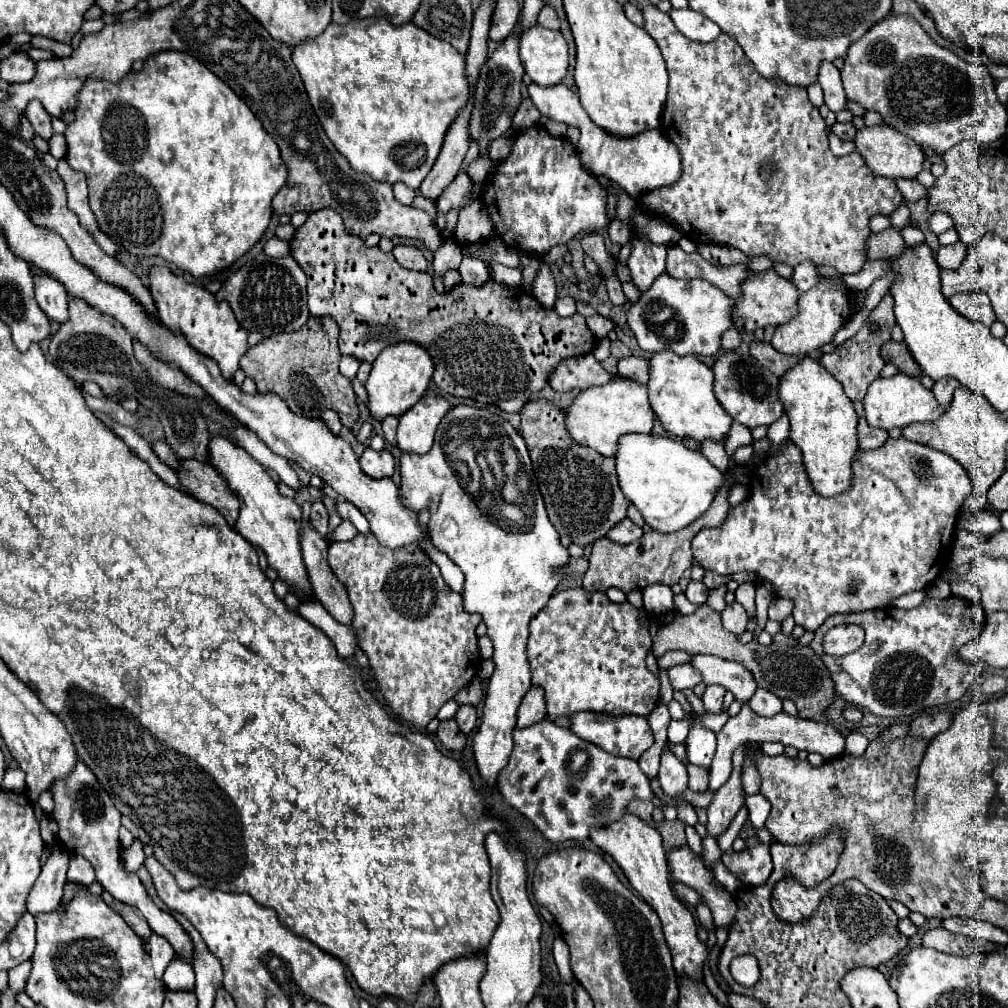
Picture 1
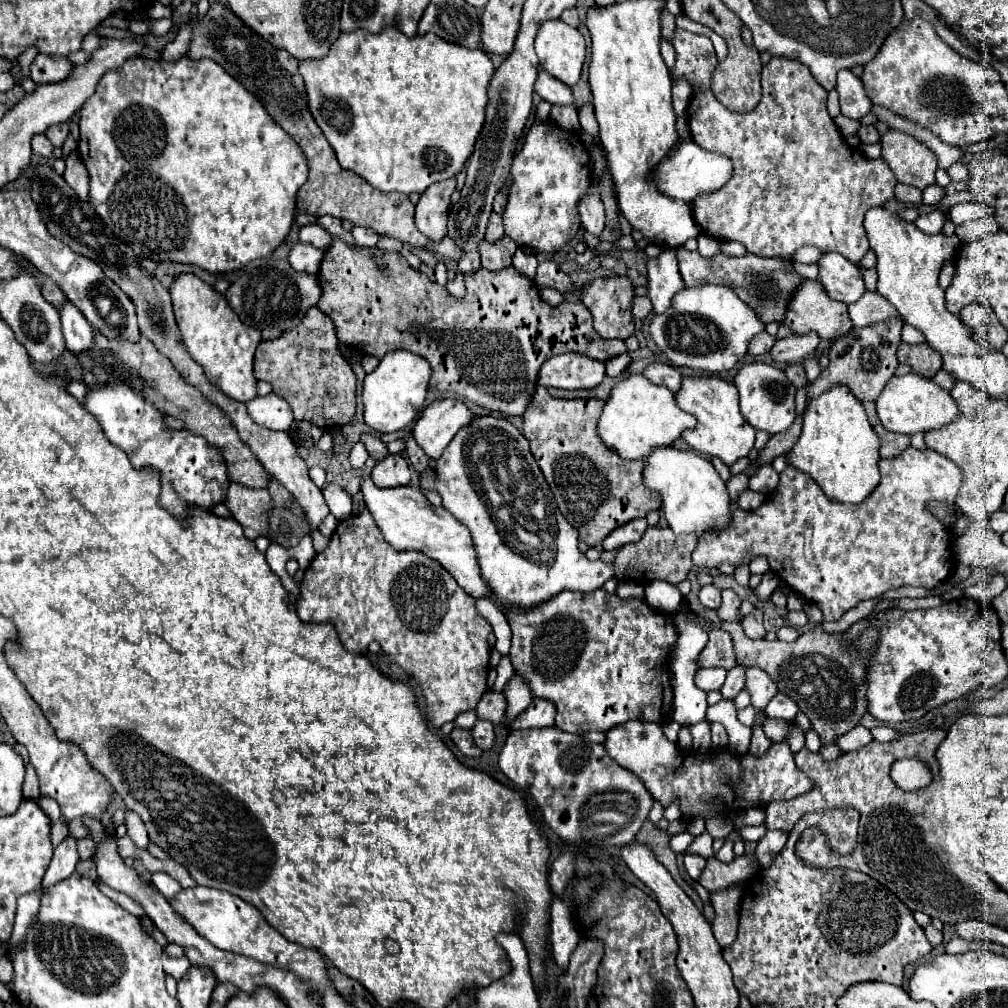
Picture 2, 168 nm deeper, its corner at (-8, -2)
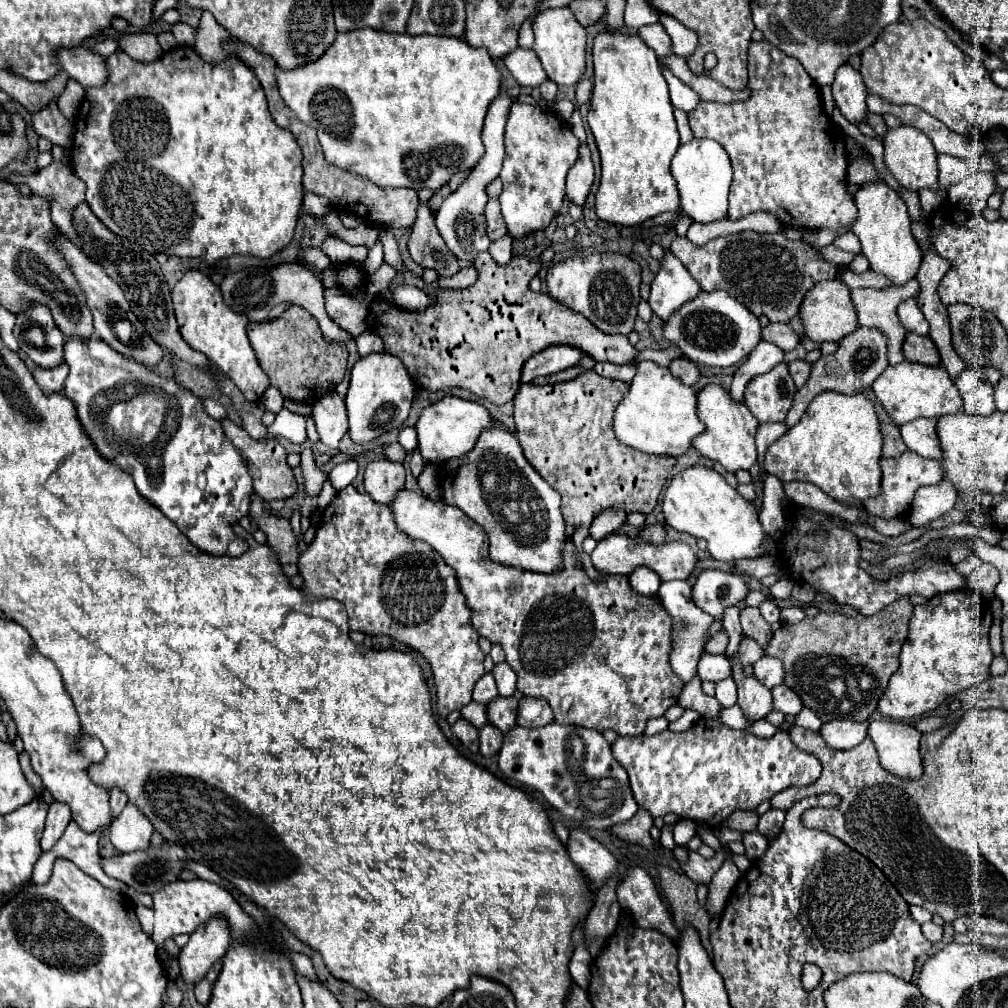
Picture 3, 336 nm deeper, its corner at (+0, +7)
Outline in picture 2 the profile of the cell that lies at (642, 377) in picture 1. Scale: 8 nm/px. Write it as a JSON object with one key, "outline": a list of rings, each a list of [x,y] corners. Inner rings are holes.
{"outline":[[[654,363],[644,371],[644,377],[648,377],[652,383],[662,383],[668,385],[668,389],[672,389],[674,393],[680,391],[682,385],[682,373],[666,363]]]}

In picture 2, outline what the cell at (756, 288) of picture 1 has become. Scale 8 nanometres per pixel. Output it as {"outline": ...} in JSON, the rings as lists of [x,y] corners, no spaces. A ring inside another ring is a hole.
{"outline":[[[806,281],[806,285],[802,285],[796,291],[796,295],[794,295],[794,299],[788,307],[784,323],[798,335],[804,335],[804,333],[812,331],[820,339],[840,339],[840,337],[848,335],[850,329],[854,327],[850,317],[848,317],[848,305],[830,299],[828,293],[824,291],[822,283],[818,283],[818,281]]]}

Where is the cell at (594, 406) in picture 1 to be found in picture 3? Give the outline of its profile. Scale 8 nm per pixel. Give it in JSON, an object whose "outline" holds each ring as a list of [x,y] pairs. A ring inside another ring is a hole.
{"outline":[[[650,360],[640,362],[628,392],[616,406],[612,428],[622,444],[640,452],[678,456],[692,446],[694,436],[704,432],[704,424],[696,416],[696,390],[692,386],[684,386],[668,368]]]}

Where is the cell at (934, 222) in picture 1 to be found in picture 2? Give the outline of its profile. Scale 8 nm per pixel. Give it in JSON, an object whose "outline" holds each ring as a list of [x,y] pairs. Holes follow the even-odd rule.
{"outline":[[[960,203],[948,211],[948,217],[952,217],[952,221],[956,225],[962,225],[968,219],[980,219],[980,217],[992,215],[992,213],[994,213],[992,207],[986,207],[982,203]]]}

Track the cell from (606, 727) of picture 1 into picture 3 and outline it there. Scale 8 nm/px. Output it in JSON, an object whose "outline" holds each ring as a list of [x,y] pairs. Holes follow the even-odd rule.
{"outline":[[[700,718],[700,722],[696,722],[688,732],[680,732],[680,734],[670,732],[670,730],[664,730],[664,732],[654,734],[654,736],[644,736],[644,734],[640,734],[640,736],[618,736],[618,738],[614,740],[614,744],[612,744],[612,754],[614,754],[614,758],[624,766],[624,770],[628,772],[630,784],[632,784],[632,792],[634,792],[634,798],[636,798],[636,802],[638,802],[640,808],[646,808],[654,818],[656,818],[656,816],[664,816],[664,814],[668,814],[668,812],[674,812],[676,816],[680,816],[682,819],[710,824],[710,826],[720,826],[722,820],[726,820],[734,810],[756,810],[758,804],[762,804],[764,800],[770,800],[776,792],[780,792],[780,790],[784,790],[784,788],[790,788],[790,786],[808,786],[808,784],[812,784],[814,780],[818,780],[818,778],[820,778],[820,772],[822,772],[820,762],[818,762],[812,754],[806,754],[806,752],[798,750],[798,748],[792,744],[788,732],[776,732],[772,738],[756,738],[756,736],[752,736],[752,734],[748,734],[748,732],[732,730],[732,728],[720,724],[718,720],[712,720],[712,718]]]}

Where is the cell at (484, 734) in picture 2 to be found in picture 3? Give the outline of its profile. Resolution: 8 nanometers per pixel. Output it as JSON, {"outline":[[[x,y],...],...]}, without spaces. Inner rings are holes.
{"outline":[[[486,724],[480,728],[480,752],[484,756],[494,756],[500,750],[502,744],[502,732],[494,728],[492,724]]]}

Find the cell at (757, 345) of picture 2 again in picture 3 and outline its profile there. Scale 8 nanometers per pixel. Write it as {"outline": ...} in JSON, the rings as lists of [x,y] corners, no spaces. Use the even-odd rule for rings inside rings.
{"outline":[[[770,322],[768,326],[762,328],[762,340],[774,342],[782,350],[792,350],[800,342],[798,334],[794,334],[788,324],[776,324],[776,322]]]}

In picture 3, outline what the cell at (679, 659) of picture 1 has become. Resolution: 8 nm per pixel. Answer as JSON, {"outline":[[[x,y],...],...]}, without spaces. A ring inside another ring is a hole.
{"outline":[[[722,628],[718,634],[714,634],[714,636],[706,642],[704,652],[708,652],[708,654],[726,654],[726,648],[728,648],[728,634],[726,634],[724,628]]]}

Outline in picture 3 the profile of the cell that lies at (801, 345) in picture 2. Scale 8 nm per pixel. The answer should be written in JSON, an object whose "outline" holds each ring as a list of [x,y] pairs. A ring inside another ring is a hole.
{"outline":[[[760,342],[748,356],[748,360],[744,360],[740,364],[740,368],[734,372],[734,380],[730,386],[730,394],[734,400],[742,402],[744,396],[744,388],[748,384],[748,380],[752,380],[758,374],[764,374],[768,370],[772,370],[776,364],[782,362],[782,350],[776,348],[776,344],[768,344],[768,342]]]}

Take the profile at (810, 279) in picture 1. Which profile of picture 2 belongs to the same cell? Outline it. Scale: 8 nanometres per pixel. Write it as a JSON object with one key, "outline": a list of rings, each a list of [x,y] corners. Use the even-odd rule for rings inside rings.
{"outline":[[[826,253],[820,261],[820,283],[828,291],[828,295],[842,303],[858,301],[866,287],[862,279],[862,271],[858,265],[850,263],[840,253]]]}

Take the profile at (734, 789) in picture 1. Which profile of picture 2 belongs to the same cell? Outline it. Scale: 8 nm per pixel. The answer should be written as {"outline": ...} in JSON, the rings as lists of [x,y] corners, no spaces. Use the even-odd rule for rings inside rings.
{"outline":[[[758,667],[748,669],[748,679],[746,679],[746,689],[752,697],[752,705],[756,709],[764,709],[768,701],[778,693],[776,683],[770,679],[770,675]]]}

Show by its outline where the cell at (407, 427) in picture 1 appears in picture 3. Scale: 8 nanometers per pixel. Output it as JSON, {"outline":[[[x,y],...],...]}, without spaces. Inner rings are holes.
{"outline":[[[446,394],[442,400],[426,406],[420,414],[420,418],[416,422],[418,450],[424,456],[424,460],[430,464],[438,464],[438,462],[444,462],[448,458],[458,458],[474,448],[480,432],[490,422],[492,422],[492,418],[482,404]]]}

